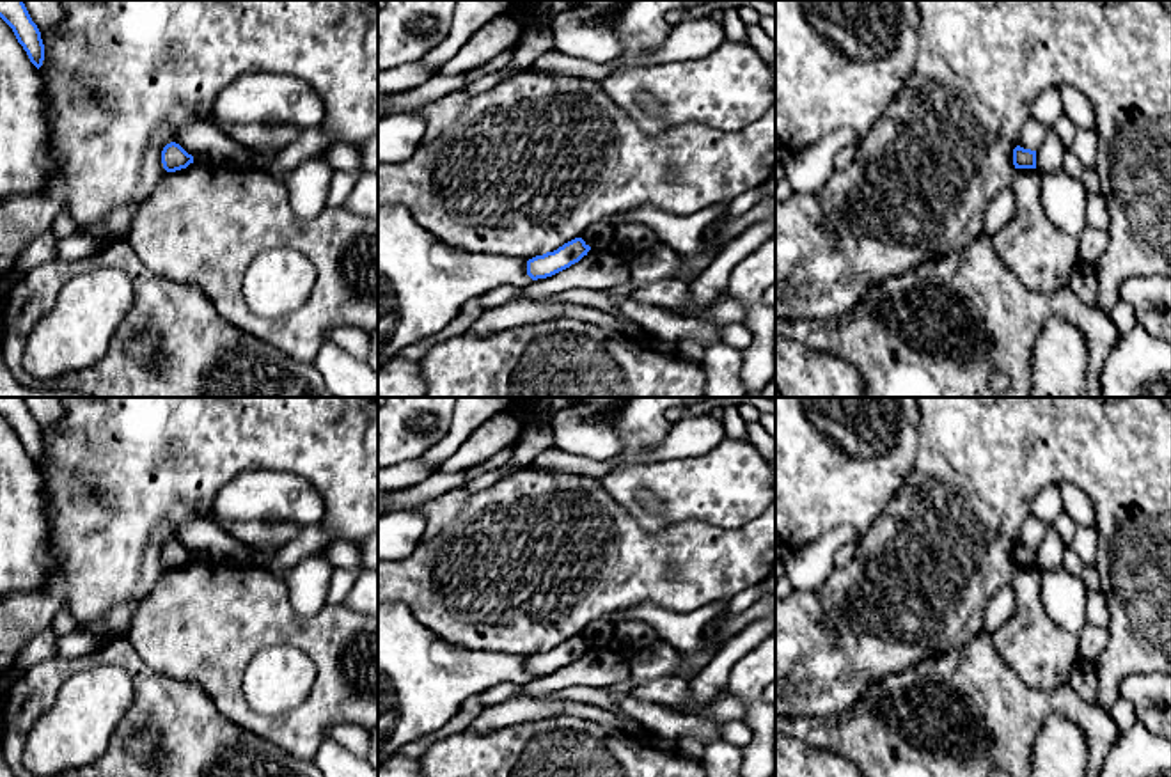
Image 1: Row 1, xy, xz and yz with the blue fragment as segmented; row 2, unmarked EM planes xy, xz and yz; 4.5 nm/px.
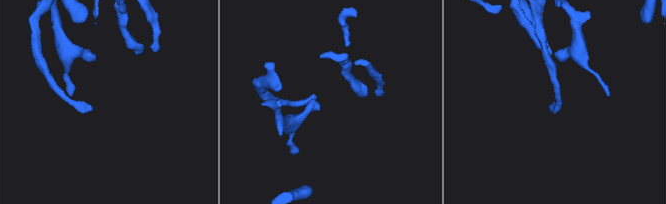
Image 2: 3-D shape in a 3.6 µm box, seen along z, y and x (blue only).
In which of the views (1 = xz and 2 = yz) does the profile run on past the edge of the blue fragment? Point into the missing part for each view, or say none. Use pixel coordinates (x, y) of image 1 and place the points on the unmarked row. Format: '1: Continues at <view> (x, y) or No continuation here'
1: No continuation here
2: No continuation here

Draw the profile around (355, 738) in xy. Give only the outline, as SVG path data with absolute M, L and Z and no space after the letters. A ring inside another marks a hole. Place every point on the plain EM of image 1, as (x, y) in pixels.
M335 724L328 729L328 736L360 757L367 757L371 734L365 727L357 724Z

